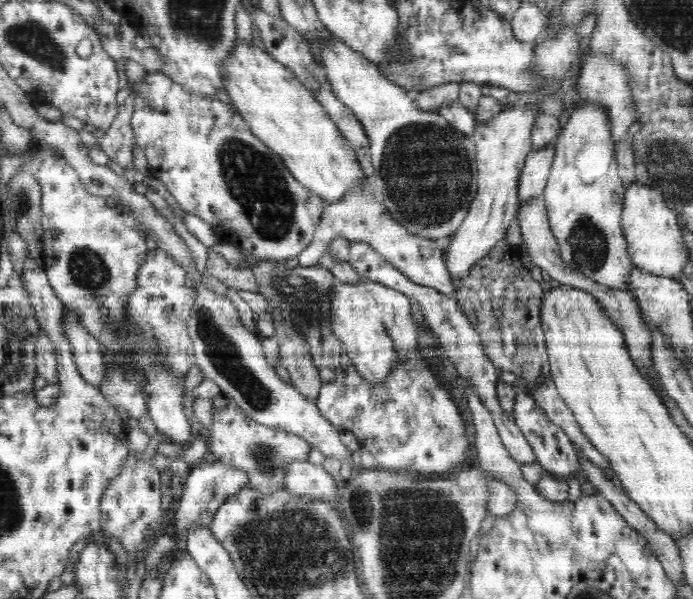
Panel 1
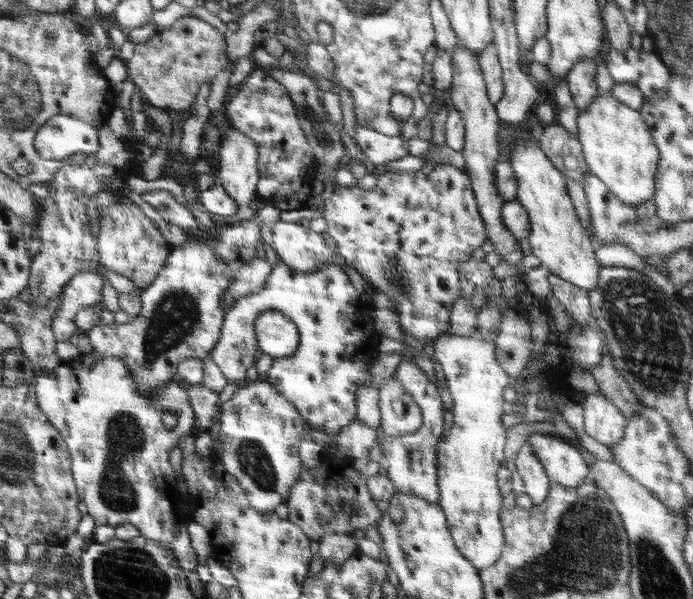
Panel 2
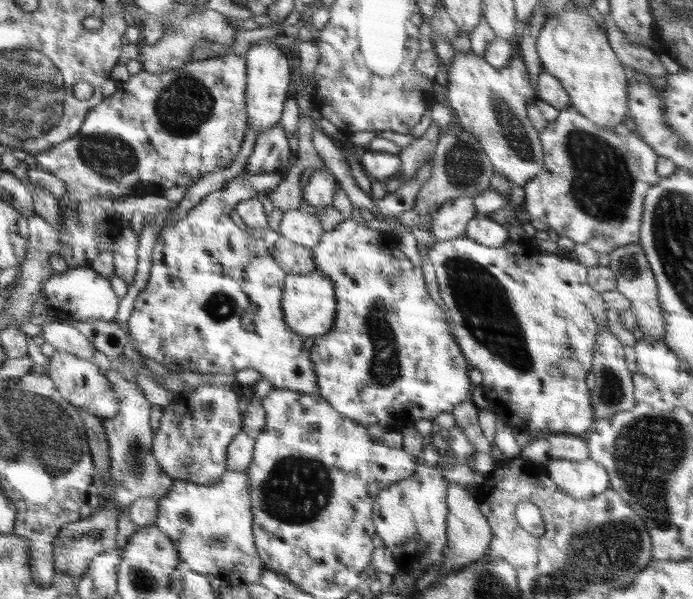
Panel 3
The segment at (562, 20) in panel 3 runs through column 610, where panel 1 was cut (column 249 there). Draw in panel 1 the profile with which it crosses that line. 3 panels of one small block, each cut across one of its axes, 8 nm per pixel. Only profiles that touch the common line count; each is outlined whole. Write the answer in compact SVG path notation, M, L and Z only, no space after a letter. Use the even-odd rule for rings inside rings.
M237 40L236 48L232 50L232 54L226 58L226 62L224 62L225 66L225 84L227 87L226 92L230 99L233 101L233 105L235 110L243 120L248 124L251 128L251 132L256 136L264 145L268 146L274 153L278 154L278 157L283 160L283 163L287 166L287 169L292 173L292 176L304 187L308 188L310 192L313 192L318 198L326 203L326 205L330 205L336 202L339 202L342 196L346 195L346 192L354 186L354 184L360 184L362 182L362 178L364 178L365 174L360 167L360 163L357 158L356 150L352 149L352 146L343 138L340 133L339 128L336 124L328 117L328 114L324 111L324 108L316 99L311 91L307 90L304 86L304 83L300 83L295 74L292 73L287 67L284 67L283 64L280 64L277 60L273 59L273 56L268 54L266 51L262 51L259 47L247 47L243 44L242 40Z

